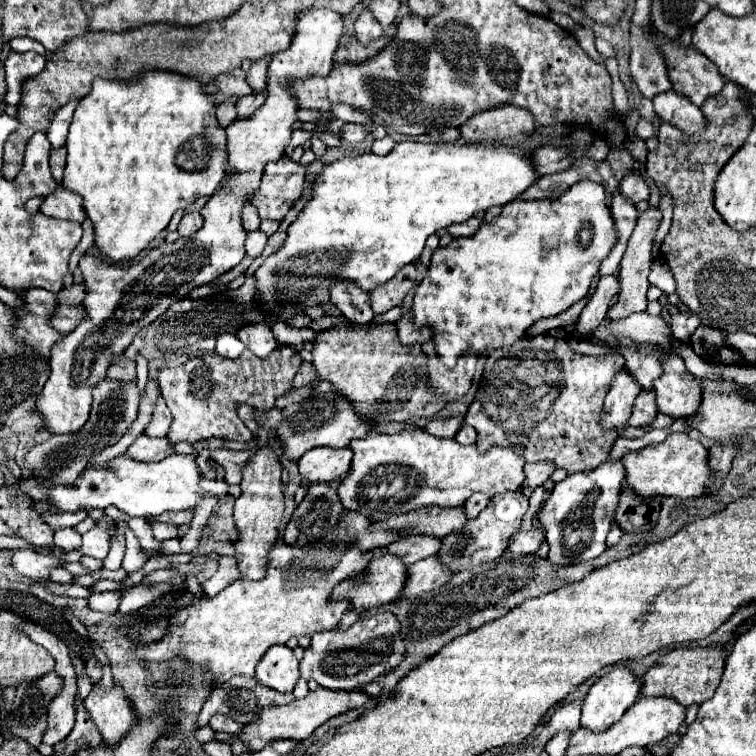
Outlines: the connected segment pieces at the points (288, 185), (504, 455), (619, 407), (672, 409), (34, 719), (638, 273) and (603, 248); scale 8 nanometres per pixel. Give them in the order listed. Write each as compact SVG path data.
M283 156L265 166L261 186L253 194L259 216L269 220L283 220L287 210L299 200L305 182L305 166Z
M409 428L393 436L371 430L365 438L353 440L349 448L353 452L353 462L351 462L351 472L339 484L339 498L345 510L361 512L361 516L373 522L383 522L393 514L405 514L423 506L457 508L457 506L463 506L465 500L475 492L483 492L487 496L503 494L509 490L515 492L523 486L523 480L525 480L525 472L523 472L525 462L521 460L521 452L517 452L515 448L493 446L483 456L477 452L475 444L461 446L453 438L435 438L421 428Z
M619 370L615 374L609 396L605 398L601 426L605 430L615 430L617 434L623 432L627 428L627 420L631 416L631 408L639 392L641 388L637 386L635 378L627 370Z
M677 354L663 358L663 376L653 384L659 412L671 418L691 416L701 404L699 378L695 378Z
M53 672L49 676L39 678L39 680L25 682L25 684L19 684L19 686L9 686L7 690L3 690L3 706L15 718L15 720L7 720L7 730L11 732L11 738L23 738L33 748L39 748L41 738L45 734L45 728L47 728L47 708L49 708L49 702L55 698L55 694L59 690L61 690L61 680Z
M649 208L647 212L643 212L637 218L637 226L635 226L635 230L633 230L633 234L629 238L625 256L621 260L621 270L619 270L621 292L617 294L617 302L607 312L609 320L621 320L621 318L625 318L625 316L629 316L633 312L645 312L645 308L647 308L645 294L647 294L647 288L649 288L647 274L649 274L649 268L651 268L651 244L653 244L659 222L661 222L661 212L657 208Z
M581 180L577 184L573 184L573 188L569 188L559 200L515 200L513 204L505 204L503 212L499 218L495 218L493 222L485 222L479 226L479 230L473 236L467 238L453 238L453 242L445 248L437 248L437 252L431 256L431 264L427 268L425 278L421 280L421 284L415 290L413 296L413 308L411 308L411 316L413 316L413 324L417 328L421 326L429 326L433 330L433 344L435 344L435 352L441 358L441 362L445 364L445 368L455 368L455 362L459 356L465 354L473 354L473 356L489 356L493 350L497 348L507 348L513 346L519 338L525 336L527 328L531 328L539 318L549 318L549 316L557 316L561 312L565 312L569 306L573 306L577 300L585 298L593 276L599 272L599 264L601 260L609 254L609 250L615 244L615 224L611 218L611 210L603 204L603 184L591 182L591 180Z

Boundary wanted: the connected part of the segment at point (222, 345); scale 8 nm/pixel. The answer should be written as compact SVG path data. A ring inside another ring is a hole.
M235 334L217 336L215 352L217 352L219 356L225 356L225 358L237 358L243 350L245 350L245 344L243 344Z

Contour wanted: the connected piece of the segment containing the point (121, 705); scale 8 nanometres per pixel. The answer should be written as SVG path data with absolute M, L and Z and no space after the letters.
M115 686L111 692L93 690L85 698L85 710L107 746L119 744L129 732L129 726L135 722L135 712L119 686Z

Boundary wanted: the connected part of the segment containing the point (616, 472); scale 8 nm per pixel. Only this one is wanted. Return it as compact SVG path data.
M619 460L613 462L605 462L601 466L597 466L591 472L577 472L567 476L565 480L557 482L553 486L551 496L547 498L547 502L543 504L543 508L537 514L537 520L541 524L541 528L545 530L545 540L549 544L549 556L547 560L553 566L569 566L569 564L577 564L577 562L585 562L585 560L593 560L599 554L605 552L605 538L615 522L615 508L619 502L619 494L623 488L623 480L625 480L625 468L621 466Z

